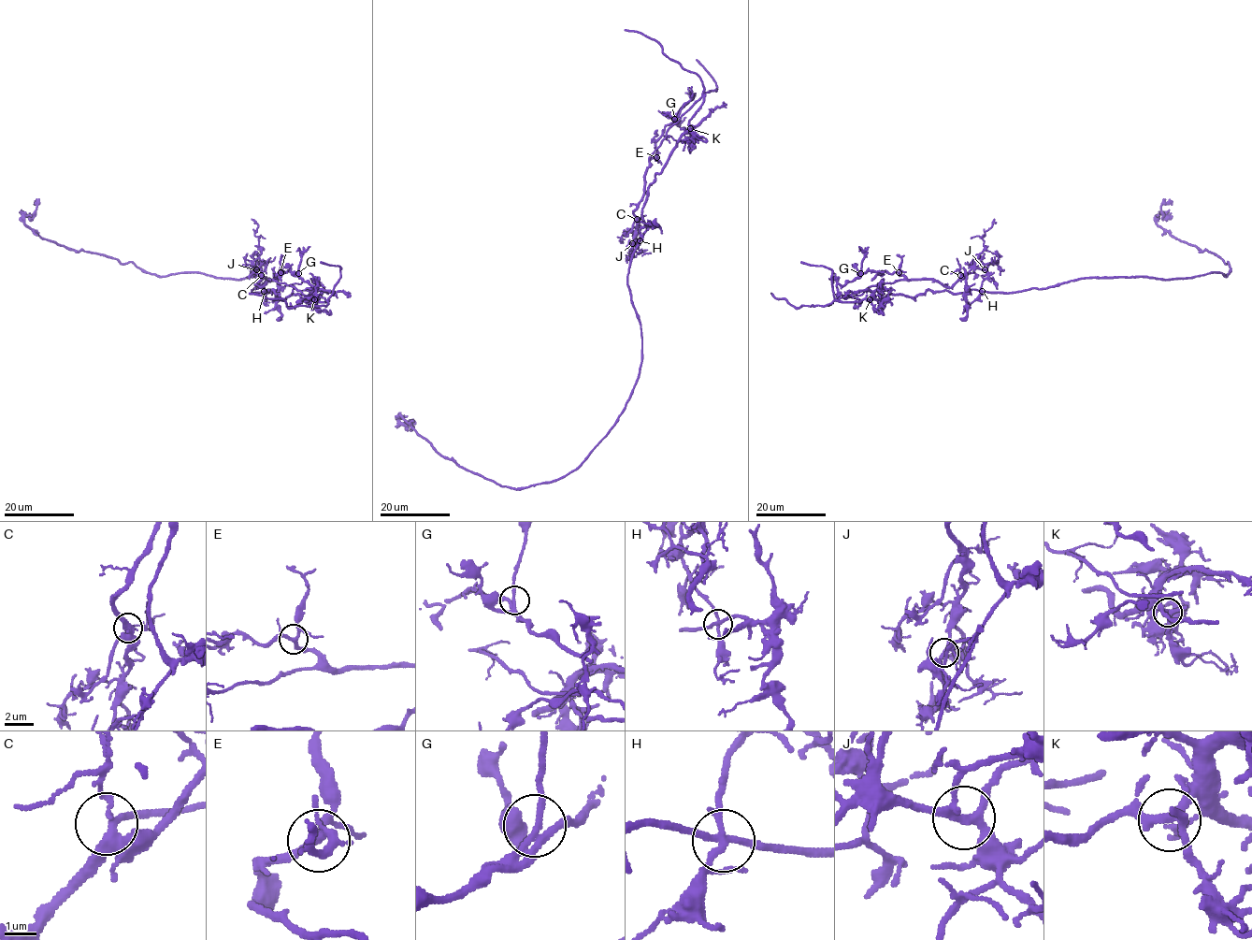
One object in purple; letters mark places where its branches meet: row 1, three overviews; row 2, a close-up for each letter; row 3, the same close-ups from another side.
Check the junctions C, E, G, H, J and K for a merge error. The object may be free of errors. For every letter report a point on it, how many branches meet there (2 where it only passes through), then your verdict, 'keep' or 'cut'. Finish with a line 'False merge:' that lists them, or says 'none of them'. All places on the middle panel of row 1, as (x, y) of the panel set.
C: at (637, 219); 4 branches meet; keep
E: at (656, 157); 5 branches meet; keep
G: at (674, 119); 4 branches meet; keep
H: at (640, 240); 5 branches meet; cut
J: at (632, 243); 5 branches meet; keep
K: at (690, 128); 4 branches meet; keep
False merge: H

